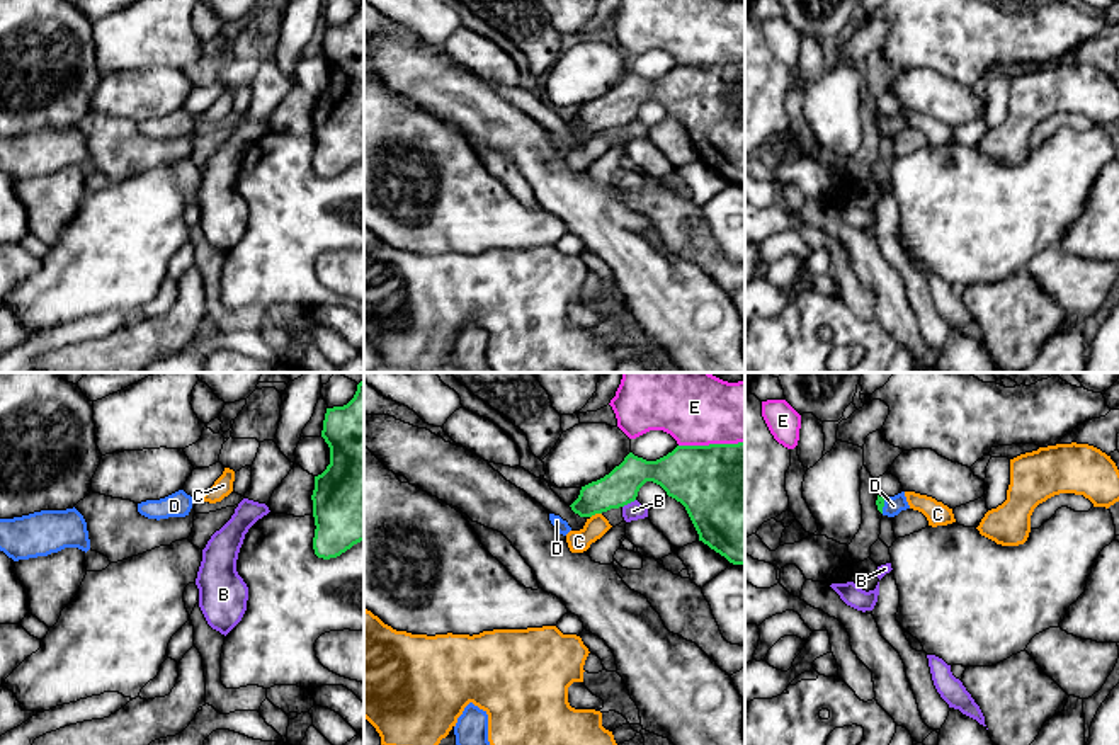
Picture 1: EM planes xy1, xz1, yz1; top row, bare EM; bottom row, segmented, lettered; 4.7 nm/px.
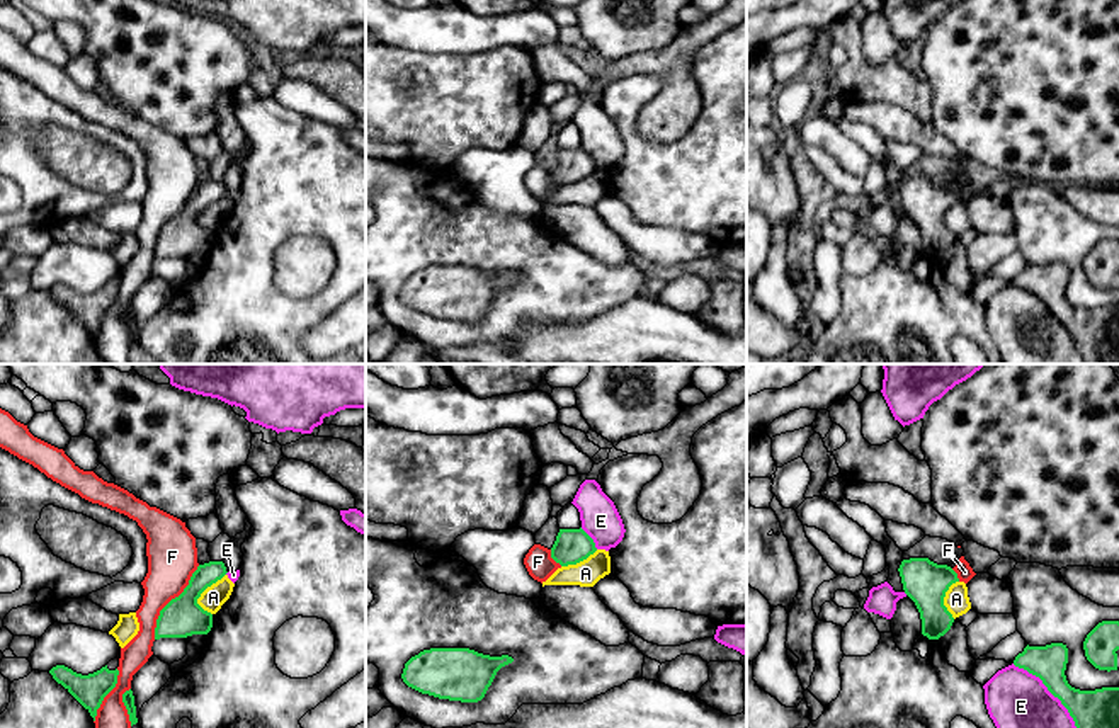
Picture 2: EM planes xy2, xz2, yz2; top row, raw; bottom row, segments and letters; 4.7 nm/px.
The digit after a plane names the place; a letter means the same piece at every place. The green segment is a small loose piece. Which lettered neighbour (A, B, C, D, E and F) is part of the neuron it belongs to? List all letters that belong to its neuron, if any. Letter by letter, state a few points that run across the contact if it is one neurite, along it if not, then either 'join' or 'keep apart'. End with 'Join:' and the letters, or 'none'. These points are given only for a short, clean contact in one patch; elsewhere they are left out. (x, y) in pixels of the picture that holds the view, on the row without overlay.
A: keep apart
B: xz1 (635, 118), (623, 126) | keep apart
C: keep apart
D: yz1 (880, 121), (883, 125), (893, 125) | join
E: keep apart
F: keep apart
Join: D

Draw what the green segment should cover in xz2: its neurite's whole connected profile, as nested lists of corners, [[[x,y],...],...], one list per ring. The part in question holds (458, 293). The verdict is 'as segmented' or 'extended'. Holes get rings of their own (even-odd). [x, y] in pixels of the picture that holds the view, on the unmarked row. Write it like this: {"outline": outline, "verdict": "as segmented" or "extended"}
{"outline": [[[430,267],[412,276],[403,287],[403,301],[439,318],[478,321],[497,291],[512,282],[508,274],[490,276],[469,267]]], "verdict": "as segmented"}

